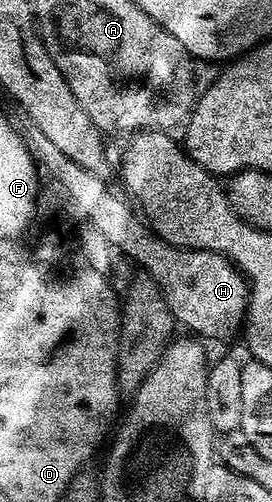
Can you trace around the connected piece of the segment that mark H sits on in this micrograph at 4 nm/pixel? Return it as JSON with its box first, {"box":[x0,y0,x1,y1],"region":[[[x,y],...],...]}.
{"box":[20,116,256,344],"region":[[[28,116],[20,119],[20,126],[27,130],[31,142],[43,152],[47,164],[58,181],[66,187],[77,202],[90,226],[97,228],[118,253],[135,262],[142,262],[158,279],[167,292],[174,313],[181,316],[201,336],[210,336],[221,344],[241,344],[247,340],[247,327],[256,303],[256,289],[251,274],[225,252],[226,249],[211,247],[174,246],[161,239],[135,210],[123,207],[123,202],[109,195],[94,175],[89,175],[63,157],[59,146],[43,134],[42,130]]]}

